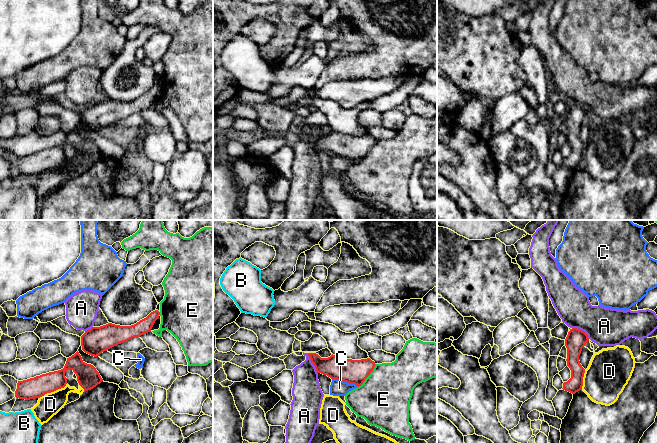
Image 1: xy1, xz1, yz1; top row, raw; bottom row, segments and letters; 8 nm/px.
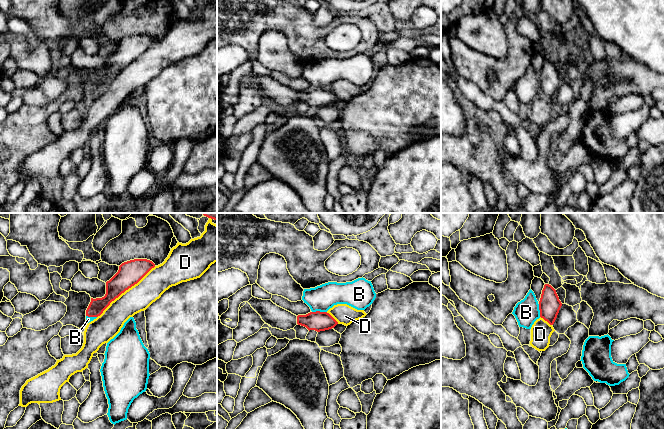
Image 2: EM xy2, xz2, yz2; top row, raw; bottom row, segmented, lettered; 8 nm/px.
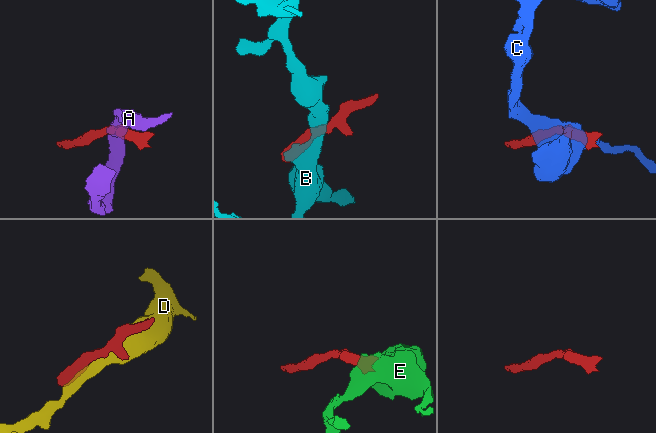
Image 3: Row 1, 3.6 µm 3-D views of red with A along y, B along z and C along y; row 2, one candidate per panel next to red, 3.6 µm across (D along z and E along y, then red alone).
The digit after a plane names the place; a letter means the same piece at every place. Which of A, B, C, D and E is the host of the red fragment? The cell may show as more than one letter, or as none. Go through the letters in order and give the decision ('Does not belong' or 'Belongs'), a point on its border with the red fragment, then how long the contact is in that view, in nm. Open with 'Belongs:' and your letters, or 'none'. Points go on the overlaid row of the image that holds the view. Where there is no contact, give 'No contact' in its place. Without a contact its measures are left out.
Belongs: none
A: Does not belong. Touches red at xz1 (312, 362). Shared border 180 nm
B: Does not belong. Touches red at xz2 (319, 311). Shared border 120 nm
C: Does not belong. Touches red at xz1 (345, 381). Shared border 220 nm
D: Does not belong. Touches red at xy2 (125, 290). Shared border 650 nm
E: Does not belong. Touches red at xz1 (368, 375). Shared border 240 nm

